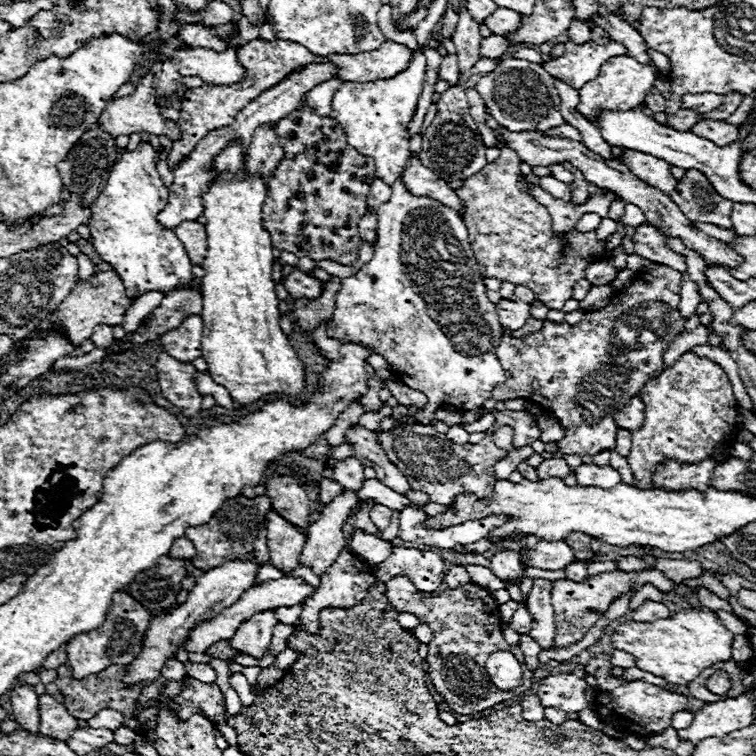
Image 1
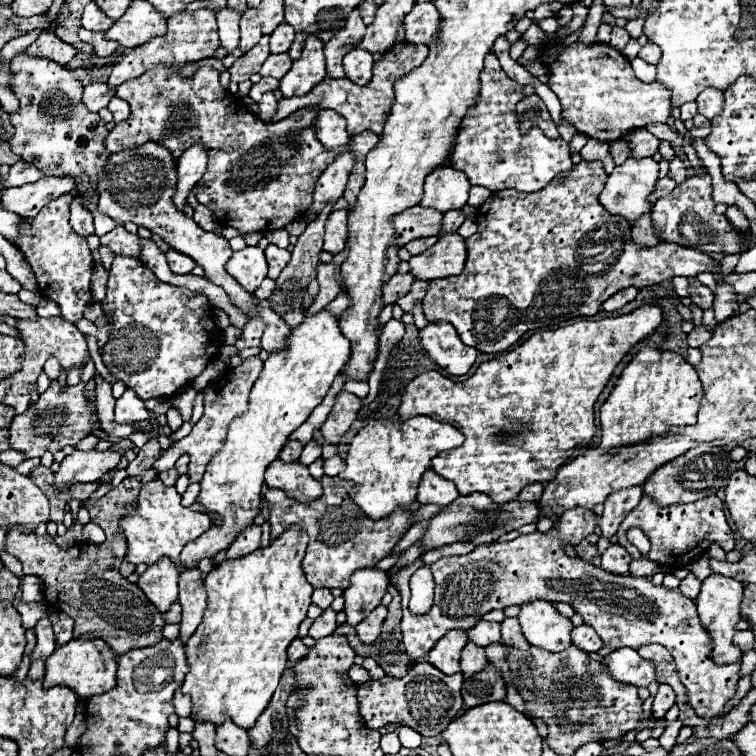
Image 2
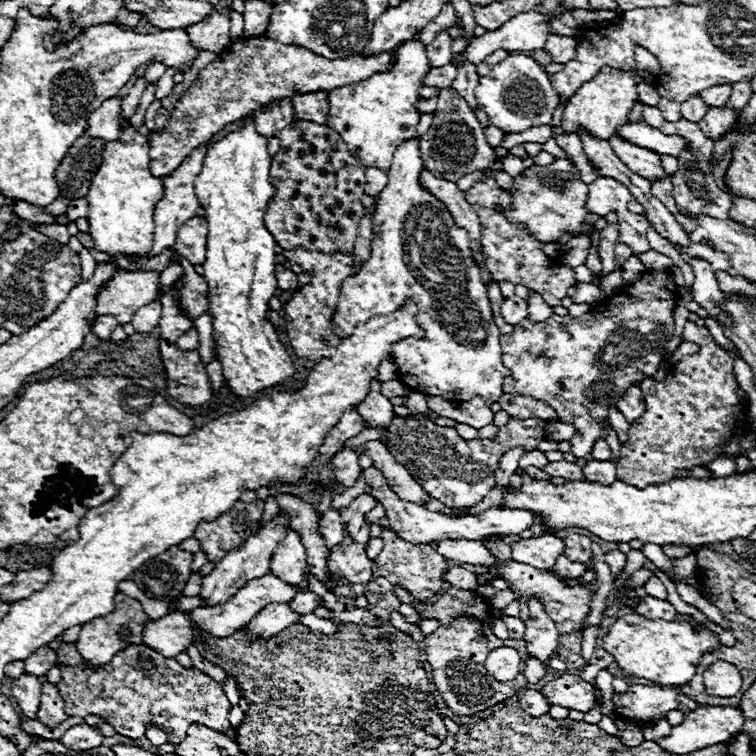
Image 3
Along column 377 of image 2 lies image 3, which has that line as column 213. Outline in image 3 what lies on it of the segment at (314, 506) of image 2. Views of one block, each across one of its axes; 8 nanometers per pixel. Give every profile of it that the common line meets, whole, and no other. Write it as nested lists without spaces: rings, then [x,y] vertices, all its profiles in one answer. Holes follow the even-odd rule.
[[[238,500],[228,512],[212,522],[204,522],[194,530],[200,550],[208,562],[218,564],[230,550],[240,548],[250,536],[256,534],[264,512],[264,500],[242,502]]]

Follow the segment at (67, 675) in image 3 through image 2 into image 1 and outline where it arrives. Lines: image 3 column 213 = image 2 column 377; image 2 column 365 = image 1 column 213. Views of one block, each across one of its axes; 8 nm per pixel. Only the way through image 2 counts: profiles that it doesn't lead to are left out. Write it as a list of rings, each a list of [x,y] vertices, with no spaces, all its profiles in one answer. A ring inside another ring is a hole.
[[[194,678],[186,680],[186,690],[178,696],[178,708],[182,718],[190,718],[190,714],[206,714],[212,722],[220,722],[220,732],[224,734],[230,746],[238,748],[236,730],[226,724],[224,718],[224,696],[216,684],[204,684]]]

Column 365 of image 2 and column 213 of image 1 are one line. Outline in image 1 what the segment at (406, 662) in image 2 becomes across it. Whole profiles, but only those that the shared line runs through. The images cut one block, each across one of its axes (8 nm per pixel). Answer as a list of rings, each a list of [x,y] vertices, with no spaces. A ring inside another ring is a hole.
[[[216,642],[216,644],[212,644],[212,646],[206,650],[206,654],[212,656],[212,658],[230,658],[230,656],[234,656],[234,654],[238,654],[238,652],[232,650],[232,648],[228,646],[228,642]]]

